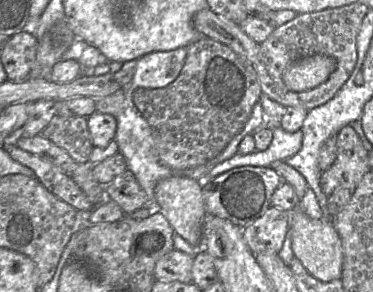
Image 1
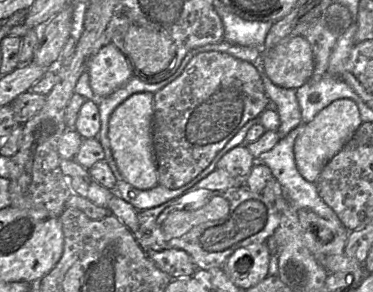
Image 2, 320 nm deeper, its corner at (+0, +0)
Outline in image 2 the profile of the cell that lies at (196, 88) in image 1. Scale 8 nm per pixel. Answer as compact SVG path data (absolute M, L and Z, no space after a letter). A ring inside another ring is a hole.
M224 52L195 55L177 79L154 94L152 142L159 184L174 190L189 183L269 102L254 64Z

